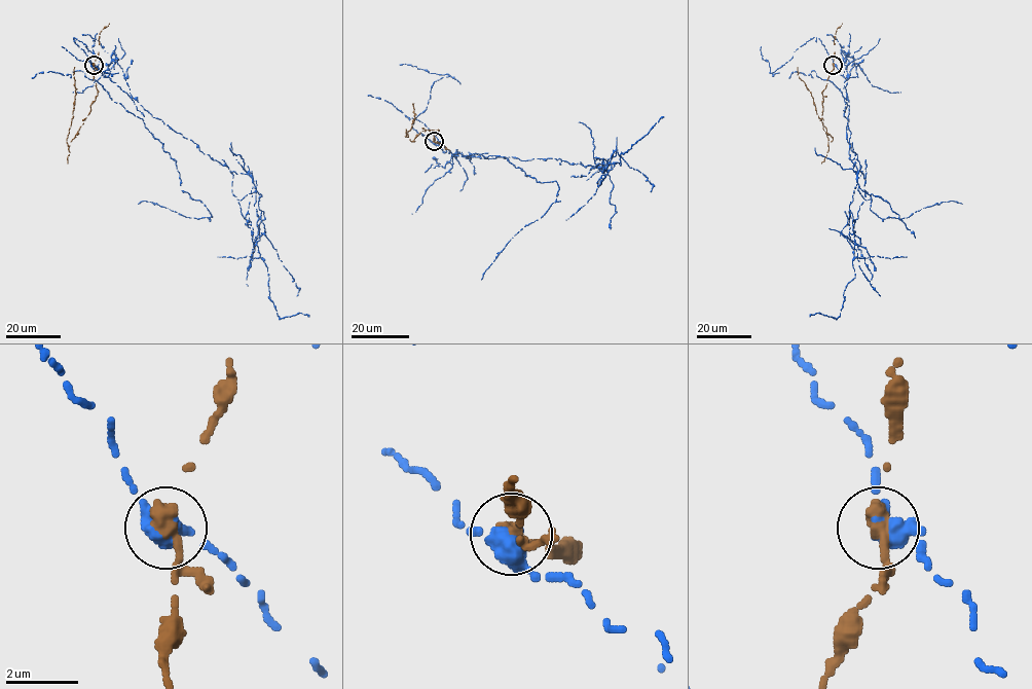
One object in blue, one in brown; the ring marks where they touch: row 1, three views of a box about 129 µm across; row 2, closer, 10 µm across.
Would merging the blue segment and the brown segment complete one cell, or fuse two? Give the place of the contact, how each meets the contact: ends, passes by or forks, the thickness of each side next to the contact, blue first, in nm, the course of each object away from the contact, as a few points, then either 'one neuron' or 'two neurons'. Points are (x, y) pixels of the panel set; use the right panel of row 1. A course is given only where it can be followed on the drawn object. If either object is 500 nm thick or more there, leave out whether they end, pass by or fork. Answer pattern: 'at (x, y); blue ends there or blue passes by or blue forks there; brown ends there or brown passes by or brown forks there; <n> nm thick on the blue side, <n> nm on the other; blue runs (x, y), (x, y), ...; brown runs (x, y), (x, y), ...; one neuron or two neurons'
at (833, 65); 440 nm thick on the blue side, 500 nm on the other; blue runs (834, 65), (846, 79), (848, 153), (857, 174), (849, 210), (860, 244), (840, 316), (809, 316); brown runs (833, 65), (821, 93), (823, 124), (833, 139), (827, 143), (813, 99), (797, 75), (797, 67); two neurons

